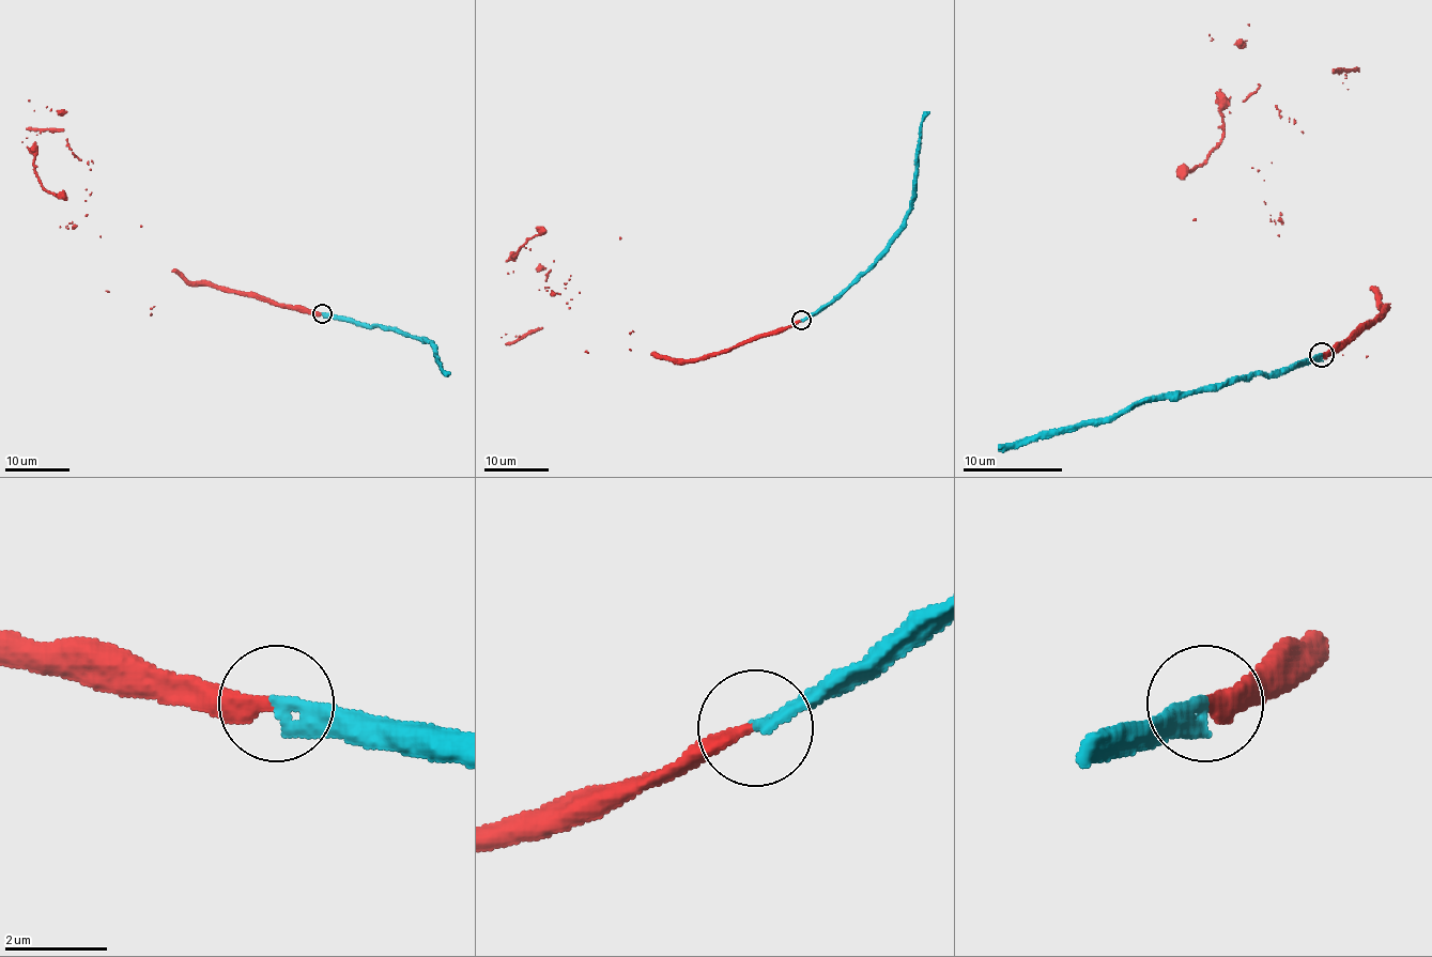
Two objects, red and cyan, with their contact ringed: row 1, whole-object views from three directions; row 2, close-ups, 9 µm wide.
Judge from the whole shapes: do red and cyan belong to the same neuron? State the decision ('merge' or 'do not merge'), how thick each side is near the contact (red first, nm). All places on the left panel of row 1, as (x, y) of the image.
merge; 320 nm thick on the red side, 320 nm on the other

